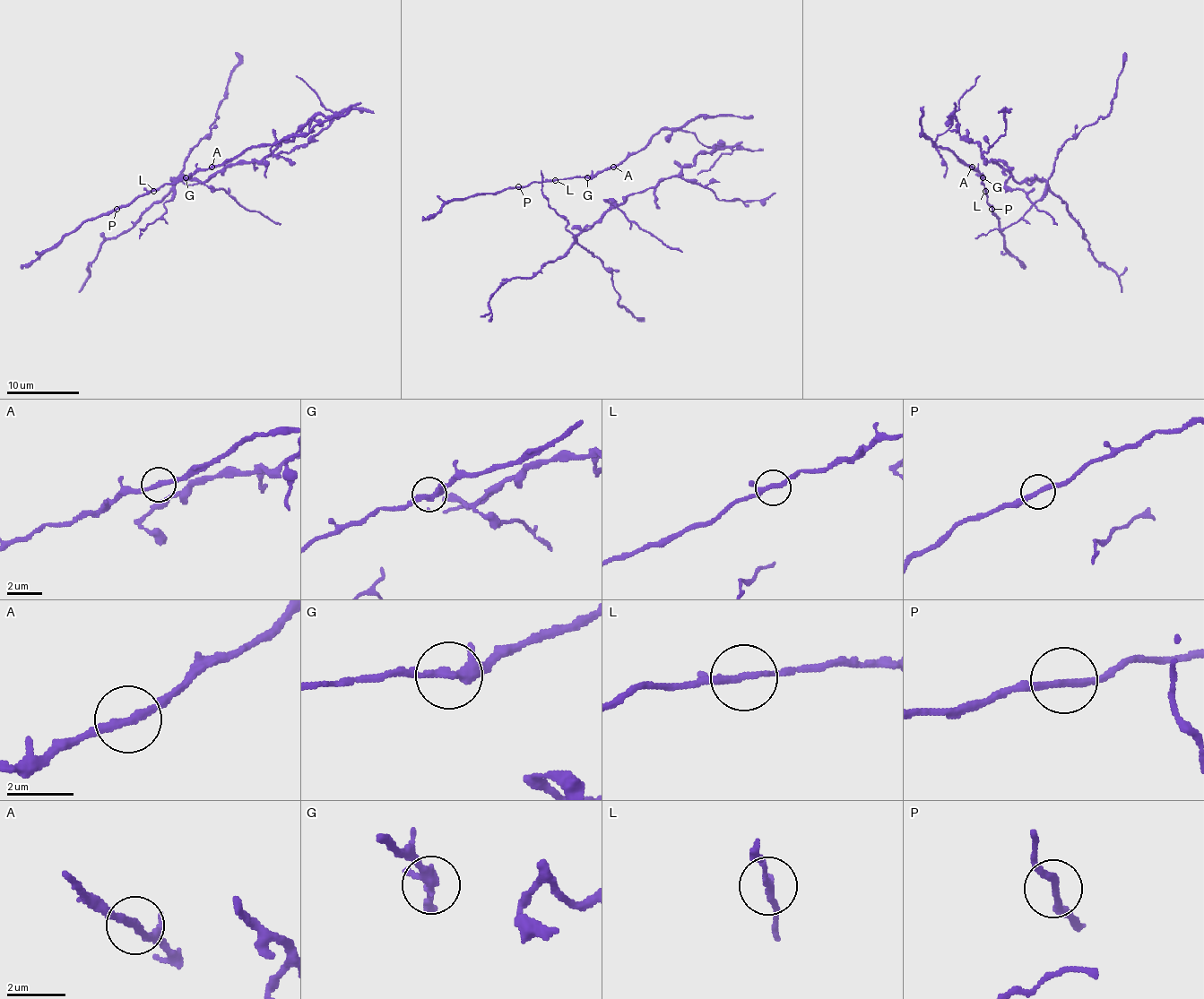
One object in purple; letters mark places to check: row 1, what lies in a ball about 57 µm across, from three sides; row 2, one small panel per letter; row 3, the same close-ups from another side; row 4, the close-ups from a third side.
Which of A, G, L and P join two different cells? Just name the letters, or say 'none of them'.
A

